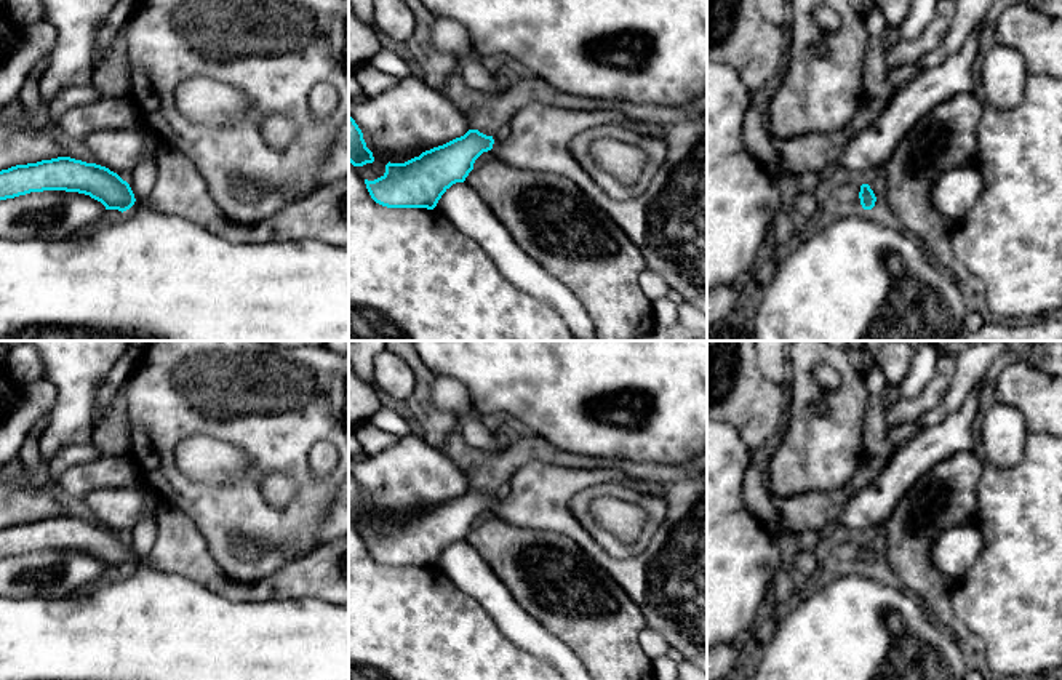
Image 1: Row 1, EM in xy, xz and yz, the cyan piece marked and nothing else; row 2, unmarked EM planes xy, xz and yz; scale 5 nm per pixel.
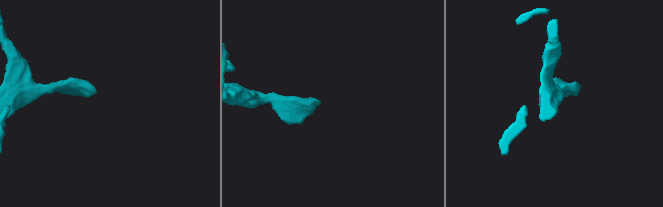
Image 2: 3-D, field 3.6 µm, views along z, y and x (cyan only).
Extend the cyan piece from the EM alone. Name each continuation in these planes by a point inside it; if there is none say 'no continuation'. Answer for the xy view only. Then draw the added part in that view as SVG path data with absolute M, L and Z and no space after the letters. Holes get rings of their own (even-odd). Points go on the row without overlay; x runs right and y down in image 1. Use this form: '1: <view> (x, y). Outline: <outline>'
1: xy (179, 548). Outline: M162 504L157 512L157 522L158 522L158 533L150 554L144 562L134 560L133 565L147 563L154 570L184 576L213 590L214 594L226 597L230 602L254 603L254 602L267 602L267 600L317 598L321 602L328 602L331 605L349 605L349 534L318 544L313 550L310 550L304 557L291 558L288 563L281 565L277 571L270 573L261 581L240 582L229 578L224 573L224 570L218 565L218 562L211 555L210 546L205 536L186 512L182 512L176 506Z

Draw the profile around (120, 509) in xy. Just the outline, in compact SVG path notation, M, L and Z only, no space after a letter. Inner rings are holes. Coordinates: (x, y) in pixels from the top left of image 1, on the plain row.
M101 488L85 498L96 517L96 523L106 525L117 533L130 533L144 512L139 488Z

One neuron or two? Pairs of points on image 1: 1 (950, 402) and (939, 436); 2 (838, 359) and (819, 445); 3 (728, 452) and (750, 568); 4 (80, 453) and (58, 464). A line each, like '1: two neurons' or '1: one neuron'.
1: two neurons
2: one neuron
3: one neuron
4: one neuron

